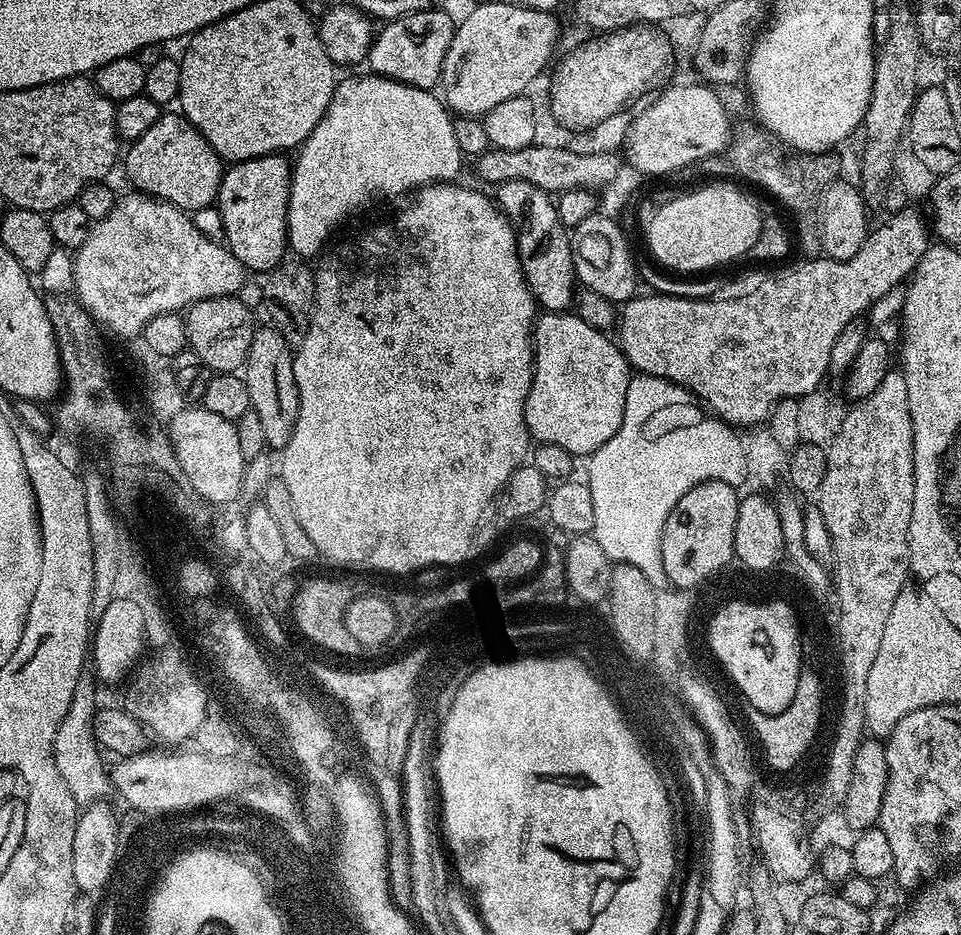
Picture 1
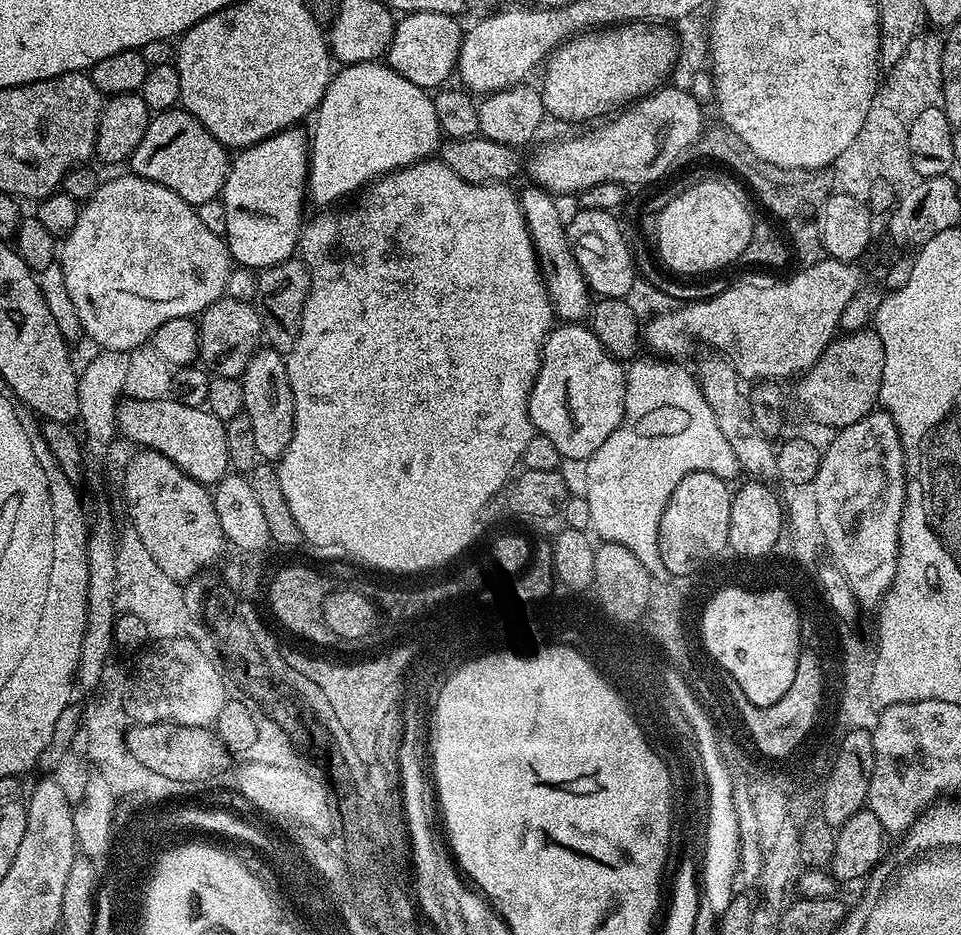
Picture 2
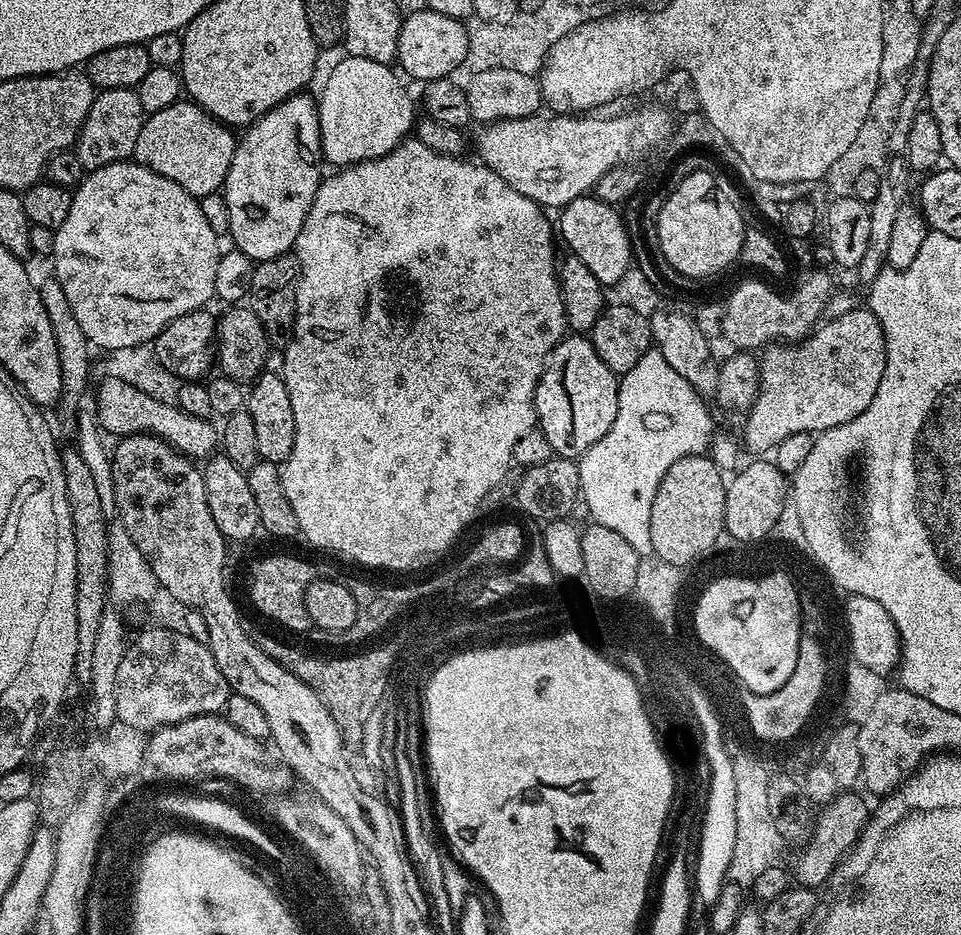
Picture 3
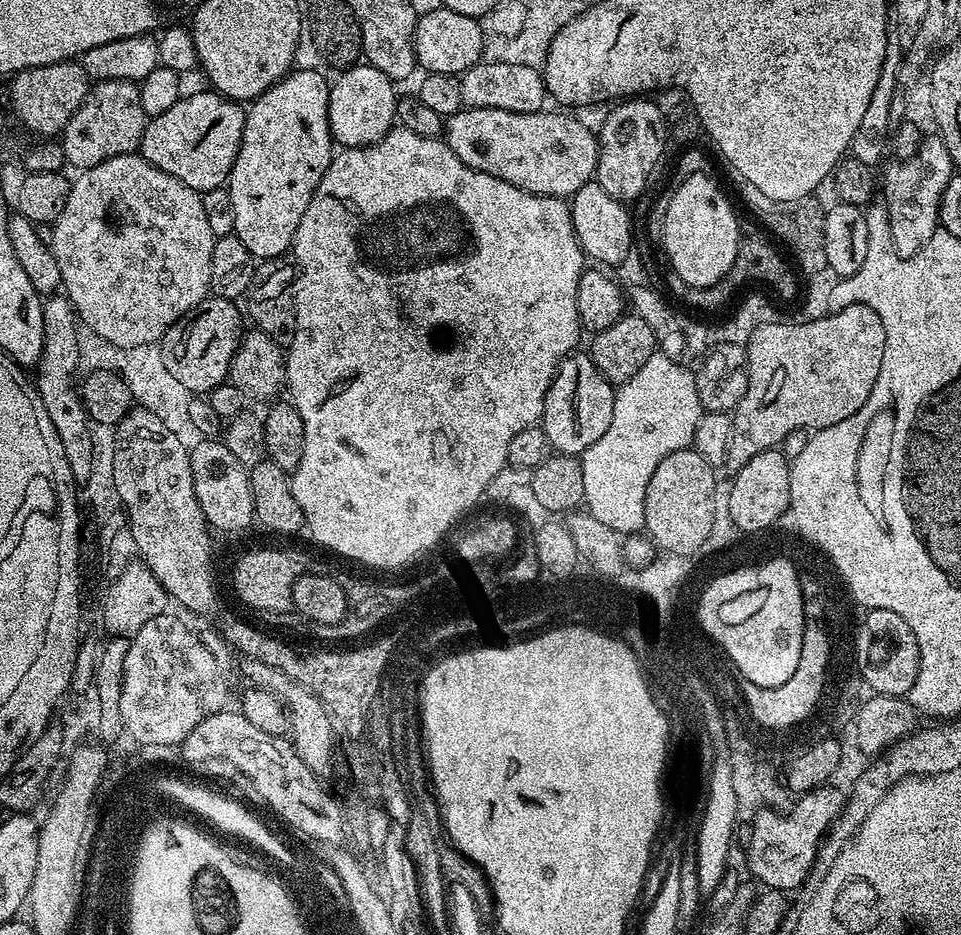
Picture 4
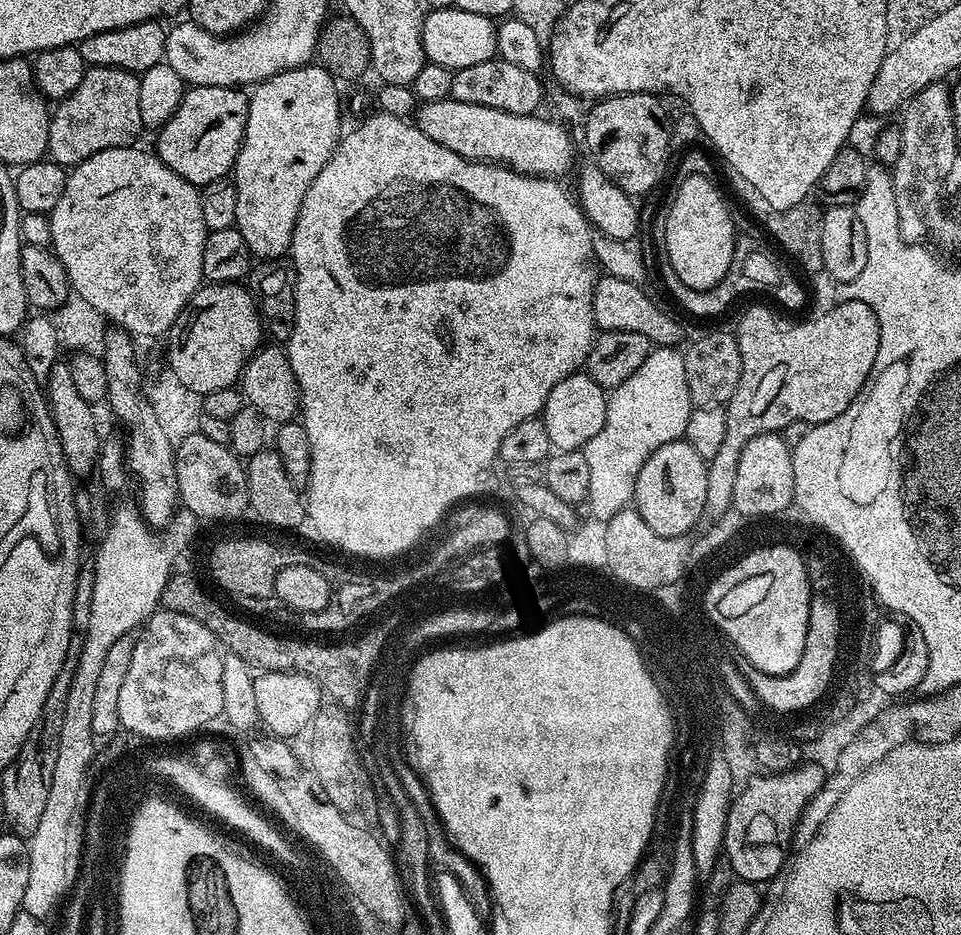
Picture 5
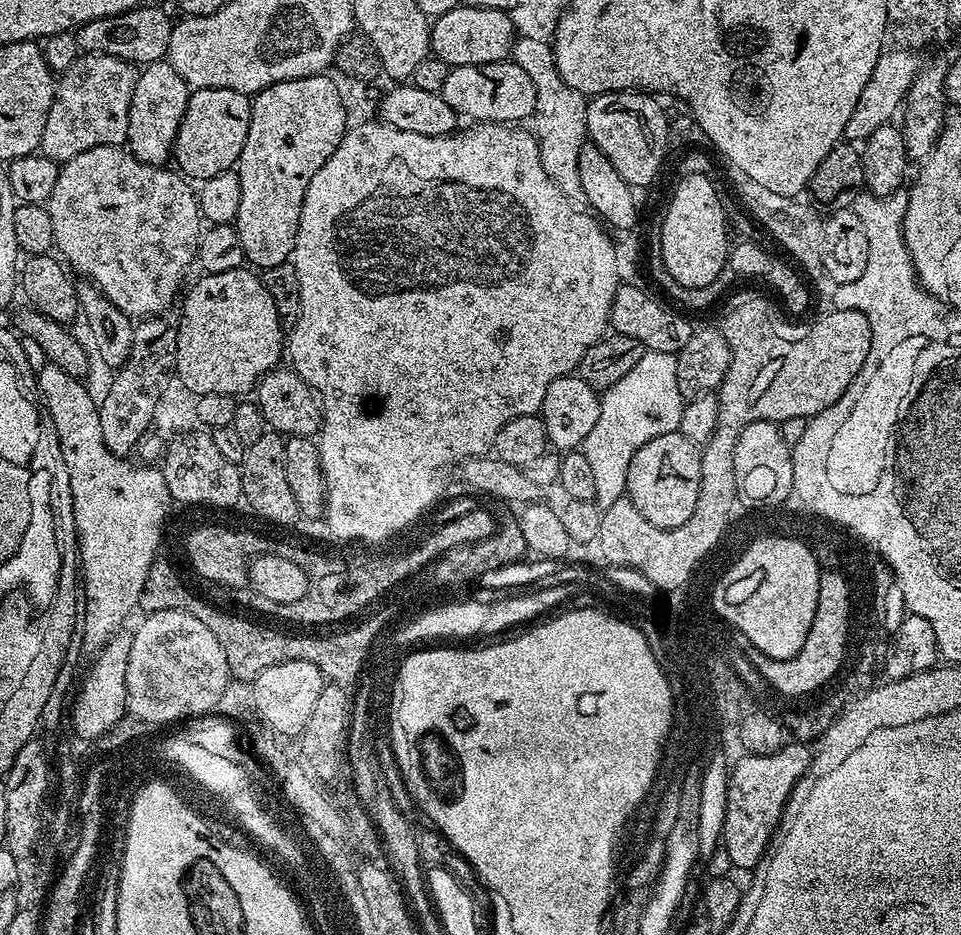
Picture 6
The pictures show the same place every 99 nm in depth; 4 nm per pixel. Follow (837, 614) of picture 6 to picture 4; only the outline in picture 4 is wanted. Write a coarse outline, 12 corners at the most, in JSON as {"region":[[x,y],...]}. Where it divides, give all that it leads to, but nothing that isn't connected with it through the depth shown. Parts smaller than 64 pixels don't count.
{"region":[[804,625],[802,654],[782,686],[745,685],[749,712],[792,724],[826,680],[827,640]]}

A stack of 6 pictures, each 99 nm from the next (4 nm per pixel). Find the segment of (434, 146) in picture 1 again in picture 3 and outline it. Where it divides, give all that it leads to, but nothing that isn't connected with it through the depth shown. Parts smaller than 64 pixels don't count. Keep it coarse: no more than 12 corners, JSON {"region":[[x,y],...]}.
{"region":[[345,55],[318,95],[325,161],[377,160],[418,119],[389,65]]}

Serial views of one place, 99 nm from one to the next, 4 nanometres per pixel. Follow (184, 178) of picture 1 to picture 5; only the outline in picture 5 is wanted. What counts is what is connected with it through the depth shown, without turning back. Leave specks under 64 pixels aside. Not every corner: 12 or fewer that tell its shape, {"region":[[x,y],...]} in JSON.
{"region":[[192,86],[155,133],[158,157],[203,186],[235,169],[247,91]]}

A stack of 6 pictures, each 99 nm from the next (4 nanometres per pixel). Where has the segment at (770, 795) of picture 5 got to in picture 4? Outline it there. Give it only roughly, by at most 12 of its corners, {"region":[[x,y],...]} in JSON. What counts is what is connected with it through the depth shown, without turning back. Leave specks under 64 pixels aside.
{"region":[[823,783],[787,818],[759,809],[748,868],[791,893],[808,876],[846,792]]}

